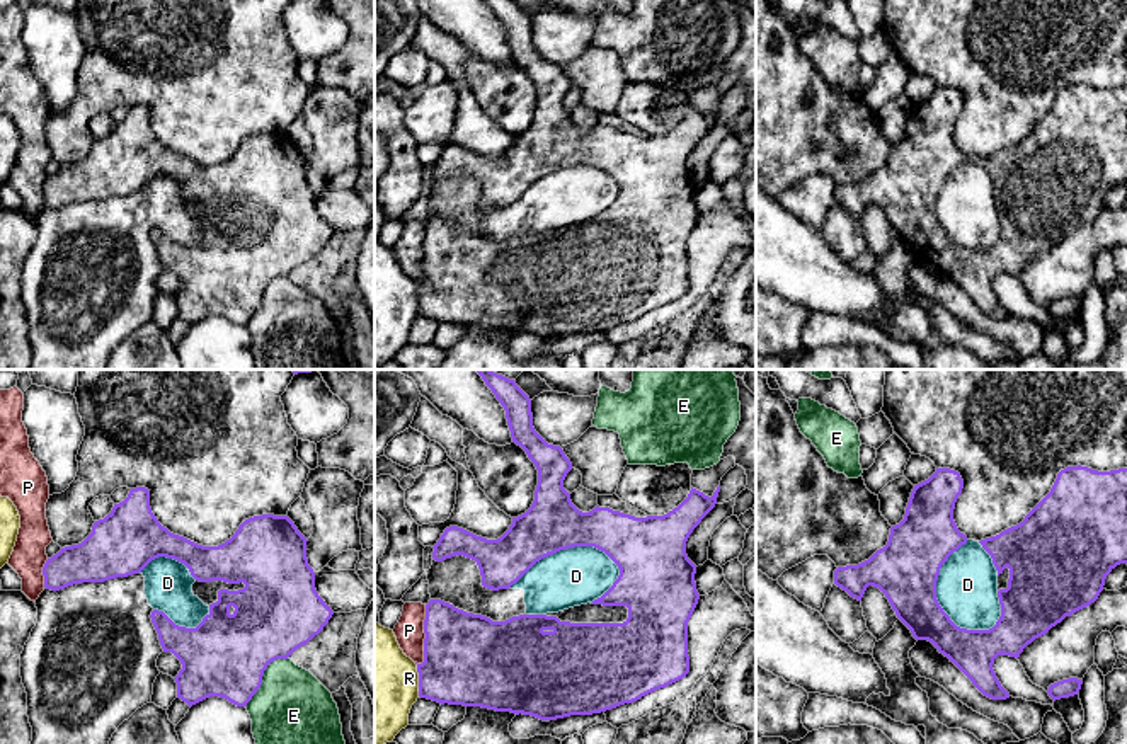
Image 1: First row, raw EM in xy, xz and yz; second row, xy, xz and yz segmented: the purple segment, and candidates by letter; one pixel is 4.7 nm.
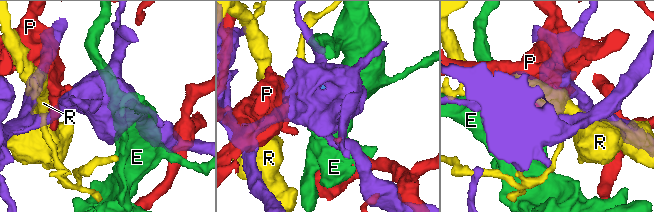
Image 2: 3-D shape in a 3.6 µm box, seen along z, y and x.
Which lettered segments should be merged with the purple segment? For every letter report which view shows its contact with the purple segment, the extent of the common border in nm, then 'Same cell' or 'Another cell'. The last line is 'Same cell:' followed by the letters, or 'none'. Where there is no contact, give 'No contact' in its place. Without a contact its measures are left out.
D: Touches purple in yz. Shared border 440 nm. Another cell
E: Touches purple in xy. Shared border 320 nm. Another cell
P: Touches purple in xz. Shared border 300 nm. Another cell
R: Touches purple in xz. Shared border 160 nm. Another cell
Same cell: none

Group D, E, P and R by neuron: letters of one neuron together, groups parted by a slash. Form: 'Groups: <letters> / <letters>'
Groups: D / E / P / R

